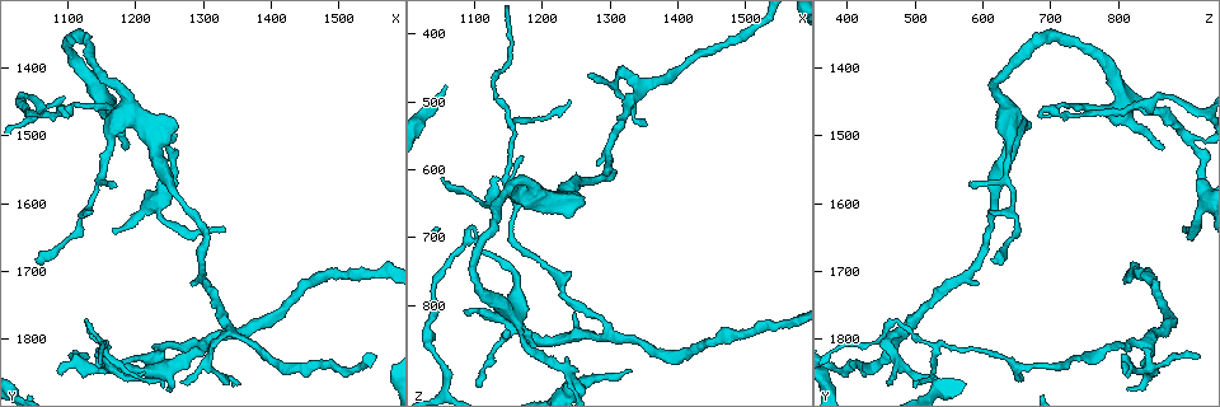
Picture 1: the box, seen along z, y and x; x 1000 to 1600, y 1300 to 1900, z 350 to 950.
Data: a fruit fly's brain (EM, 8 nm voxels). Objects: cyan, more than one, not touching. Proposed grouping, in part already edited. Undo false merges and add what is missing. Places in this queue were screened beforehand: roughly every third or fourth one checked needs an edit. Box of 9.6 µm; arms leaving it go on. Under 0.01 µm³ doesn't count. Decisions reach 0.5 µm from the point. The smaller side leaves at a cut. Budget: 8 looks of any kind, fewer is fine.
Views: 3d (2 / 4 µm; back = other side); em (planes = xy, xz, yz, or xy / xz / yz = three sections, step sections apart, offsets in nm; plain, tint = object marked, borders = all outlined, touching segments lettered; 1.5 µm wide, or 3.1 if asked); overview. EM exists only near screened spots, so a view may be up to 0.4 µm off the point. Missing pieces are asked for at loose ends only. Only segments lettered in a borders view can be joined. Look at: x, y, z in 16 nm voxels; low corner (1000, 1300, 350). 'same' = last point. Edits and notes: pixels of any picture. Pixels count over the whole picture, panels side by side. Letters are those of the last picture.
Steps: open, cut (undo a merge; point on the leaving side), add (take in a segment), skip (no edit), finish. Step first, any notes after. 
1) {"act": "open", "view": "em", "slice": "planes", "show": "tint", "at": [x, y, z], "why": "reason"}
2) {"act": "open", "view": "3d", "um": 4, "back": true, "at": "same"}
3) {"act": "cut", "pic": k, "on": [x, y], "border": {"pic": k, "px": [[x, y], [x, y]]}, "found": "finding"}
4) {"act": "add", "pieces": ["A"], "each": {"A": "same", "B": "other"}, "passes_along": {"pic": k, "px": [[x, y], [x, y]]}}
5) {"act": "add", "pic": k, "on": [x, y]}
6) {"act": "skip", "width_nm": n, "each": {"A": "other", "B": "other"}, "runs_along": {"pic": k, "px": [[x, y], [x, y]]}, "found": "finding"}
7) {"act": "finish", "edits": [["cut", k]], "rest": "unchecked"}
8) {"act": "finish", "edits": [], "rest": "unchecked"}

{"act": "open", "view": "3d", "um": 2, "at": [1270, 1870, 465], "why": "branch stops here"}

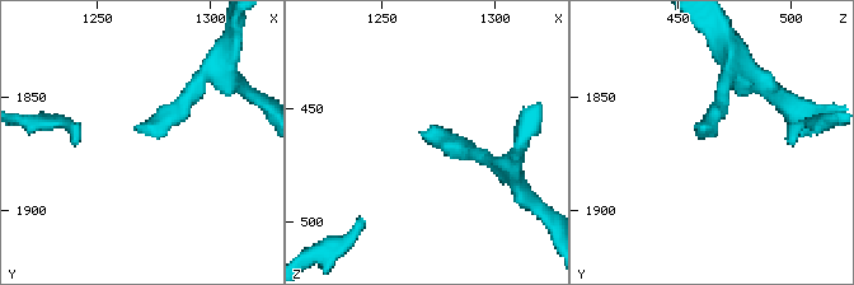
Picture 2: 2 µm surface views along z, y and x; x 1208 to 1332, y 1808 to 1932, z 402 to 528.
{"act": "open", "view": "em", "slice": "planes", "show": "borders", "at": [1269, 1866, 461]}

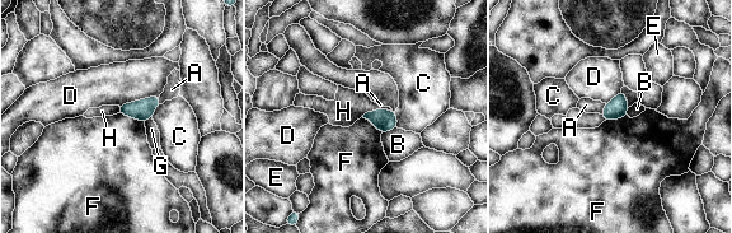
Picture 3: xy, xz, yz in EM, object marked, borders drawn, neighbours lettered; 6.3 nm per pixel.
{"act": "skip", "each": {"A": "other", "B": "other", "C": "other", "D": "other", "E": "other", "F": "other", "G": "other", "H": "other"}, "border": {"pic": 3, "px": [[118, 112], [144, 122]]}, "found": "no lettered segment goes on from it"}

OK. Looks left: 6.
{"act": "open", "view": "3d", "um": 4, "at": [1170, 1570, 585], "why": "tapers out"}

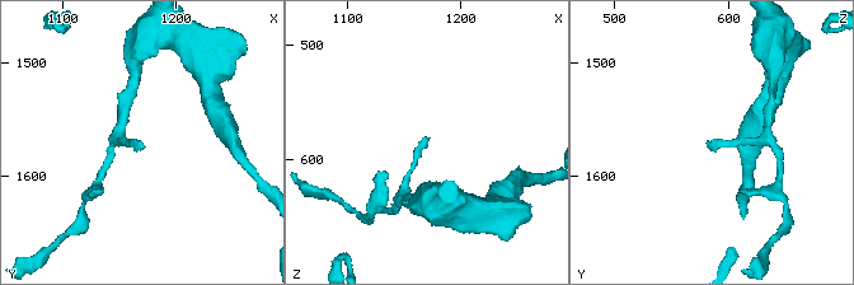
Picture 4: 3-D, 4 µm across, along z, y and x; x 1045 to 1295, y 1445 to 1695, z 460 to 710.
{"act": "open", "view": "em", "slice": "yz", "step": 8, "show": "tint", "at": [1168, 1570, 580], "why": "need the tissue"}

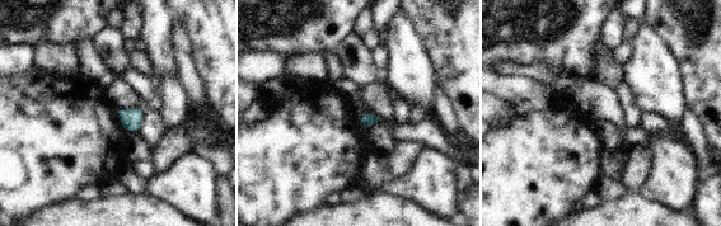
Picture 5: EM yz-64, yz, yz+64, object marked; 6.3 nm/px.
{"act": "open", "view": "em", "slice": "planes", "show": "borders", "at": "same", "why": "another direction"}

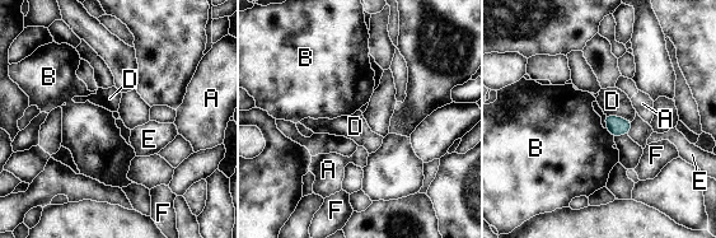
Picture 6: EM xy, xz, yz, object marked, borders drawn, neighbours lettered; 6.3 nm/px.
{"act": "skip", "each": {"A": "other", "B": "other", "D": "other", "E": "other", "F": "other"}, "border": {"pic": 6, "px": [[605, 129], [613, 138]]}, "found": "no lettered segment goes on from it"}

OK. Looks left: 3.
{"act": "open", "view": "em", "slice": "xz", "step": 8, "show": "tint", "at": [1090, 1845, 810], "why": "branch stops here"}

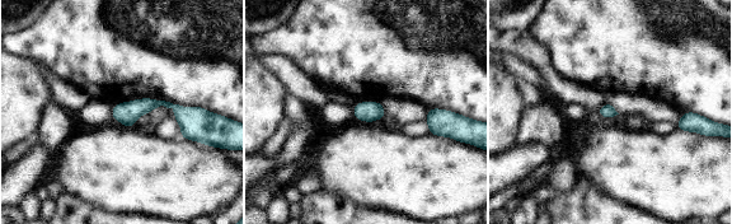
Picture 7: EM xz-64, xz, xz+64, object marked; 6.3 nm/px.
{"act": "open", "view": "em", "slice": "planes", "show": "borders", "at": "same"}

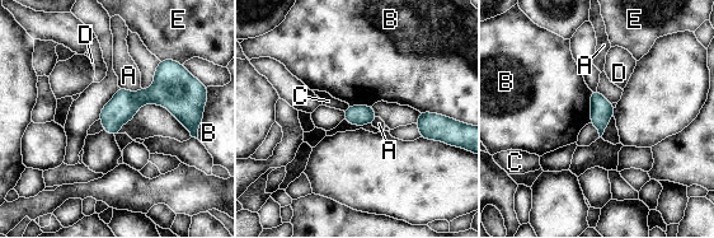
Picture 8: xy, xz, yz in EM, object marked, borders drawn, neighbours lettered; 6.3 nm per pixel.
{"act": "skip", "width_nm": 130, "each": {"A": "other", "B": "other", "C": "other", "D": "other", "E": "other"}, "border": {"pic": 8, "px": [[590, 90], [591, 122]]}, "found": "no lettered segment goes on from it"}

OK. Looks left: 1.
{"act": "finish", "edits": [], "rest": "unchecked"}

